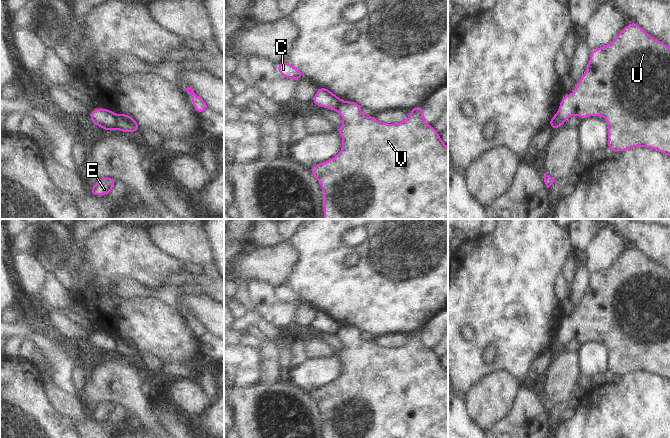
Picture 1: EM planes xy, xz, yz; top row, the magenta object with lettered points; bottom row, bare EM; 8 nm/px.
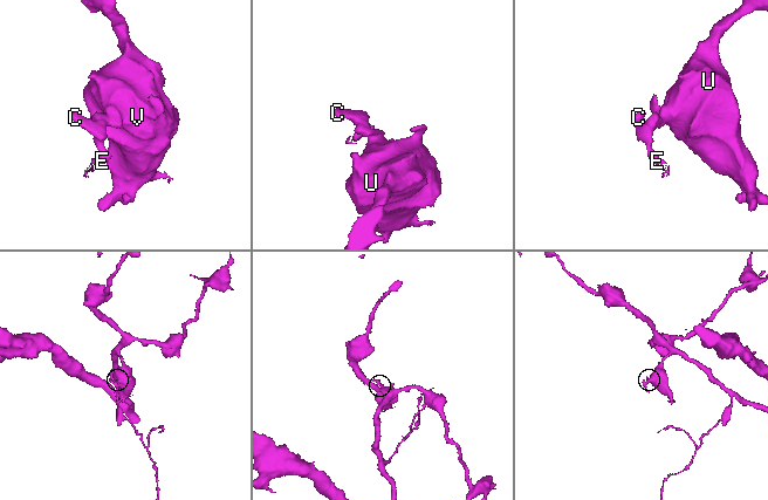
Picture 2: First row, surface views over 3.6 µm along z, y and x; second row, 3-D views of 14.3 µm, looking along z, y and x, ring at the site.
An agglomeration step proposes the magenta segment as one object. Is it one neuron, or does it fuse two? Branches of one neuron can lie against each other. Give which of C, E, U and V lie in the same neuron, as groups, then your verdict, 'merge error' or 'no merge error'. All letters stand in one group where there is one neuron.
groups C E / U V; merge error

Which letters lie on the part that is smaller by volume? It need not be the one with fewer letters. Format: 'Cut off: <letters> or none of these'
Cut off: C, E

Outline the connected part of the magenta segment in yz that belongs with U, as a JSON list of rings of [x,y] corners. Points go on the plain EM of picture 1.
[[[635,246],[629,247],[609,268],[604,271],[591,274],[590,284],[586,292],[586,296],[579,303],[576,311],[571,319],[563,319],[557,338],[555,339],[561,350],[565,349],[565,345],[572,339],[578,339],[582,344],[591,339],[604,341],[608,348],[608,375],[625,376],[632,371],[646,371],[655,373],[662,378],[670,381],[670,272],[661,265],[657,265],[644,255]]]

